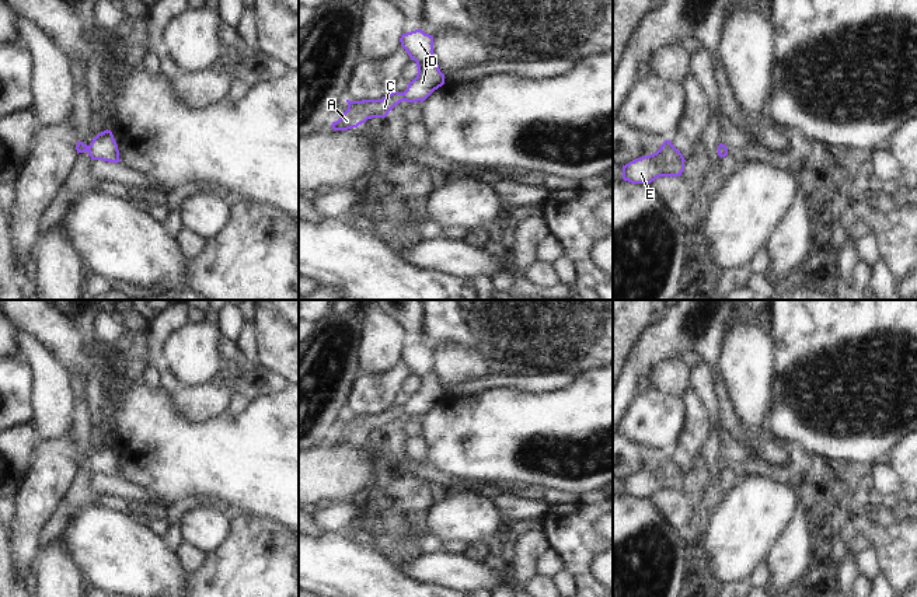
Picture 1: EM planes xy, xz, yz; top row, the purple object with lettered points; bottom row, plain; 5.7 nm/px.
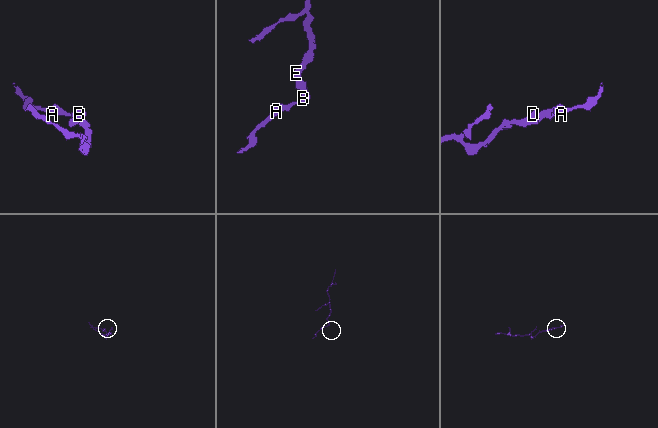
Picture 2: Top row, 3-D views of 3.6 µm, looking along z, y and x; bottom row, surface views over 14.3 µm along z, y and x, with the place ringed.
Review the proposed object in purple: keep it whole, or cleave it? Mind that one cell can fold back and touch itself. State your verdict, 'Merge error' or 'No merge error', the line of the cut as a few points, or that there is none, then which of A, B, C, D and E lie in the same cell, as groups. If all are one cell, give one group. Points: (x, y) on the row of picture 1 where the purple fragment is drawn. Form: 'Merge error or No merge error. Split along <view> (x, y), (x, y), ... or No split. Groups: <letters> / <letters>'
No merge error. No split. Groups: A B C D E.

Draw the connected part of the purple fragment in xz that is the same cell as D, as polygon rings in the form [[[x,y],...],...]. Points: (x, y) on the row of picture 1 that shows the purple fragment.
[[[421,28],[402,34],[401,46],[407,50],[411,60],[416,62],[416,77],[408,83],[404,92],[393,91],[381,100],[349,101],[344,115],[332,122],[334,130],[348,130],[358,128],[372,118],[386,118],[388,112],[402,101],[423,102],[435,90],[444,84],[444,74],[433,59],[433,36]]]

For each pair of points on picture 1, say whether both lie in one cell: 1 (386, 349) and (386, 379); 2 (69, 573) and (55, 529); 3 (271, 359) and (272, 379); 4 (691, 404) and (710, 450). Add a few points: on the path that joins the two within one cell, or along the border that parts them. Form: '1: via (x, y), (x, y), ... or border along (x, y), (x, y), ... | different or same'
1: border along (400, 359), (384, 370), (361, 374) | different
2: border along (59, 534), (39, 548) | different
3: border along (264, 370), (272, 370), (283, 379) | different
4: border along (710, 419), (710, 432), (703, 451) | different

